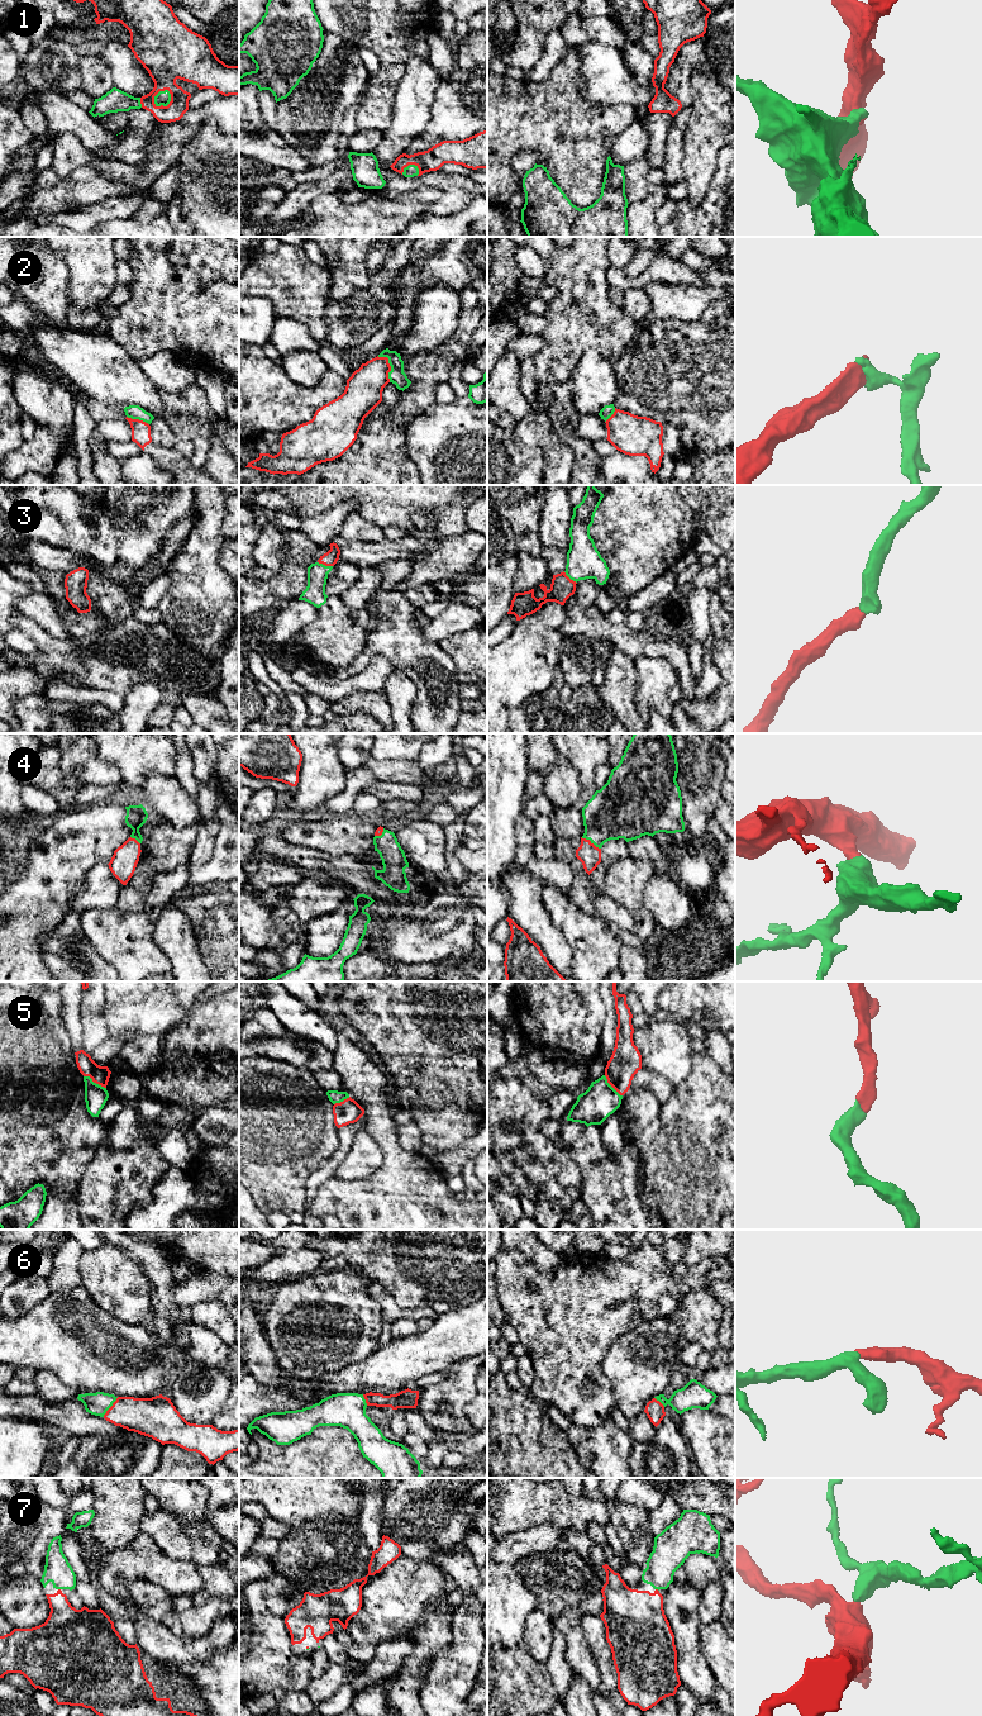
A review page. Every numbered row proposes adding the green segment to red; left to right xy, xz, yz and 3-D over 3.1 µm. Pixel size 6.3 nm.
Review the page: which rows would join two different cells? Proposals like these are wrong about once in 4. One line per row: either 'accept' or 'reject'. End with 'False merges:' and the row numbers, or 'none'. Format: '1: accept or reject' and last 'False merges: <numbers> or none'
1: accept
2: reject
3: accept
4: accept
5: accept
6: accept
7: accept
False merges: 2

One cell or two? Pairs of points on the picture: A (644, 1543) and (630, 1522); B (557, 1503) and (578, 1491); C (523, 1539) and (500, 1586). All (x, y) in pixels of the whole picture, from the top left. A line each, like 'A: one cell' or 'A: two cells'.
A: one cell
B: two cells
C: two cells

